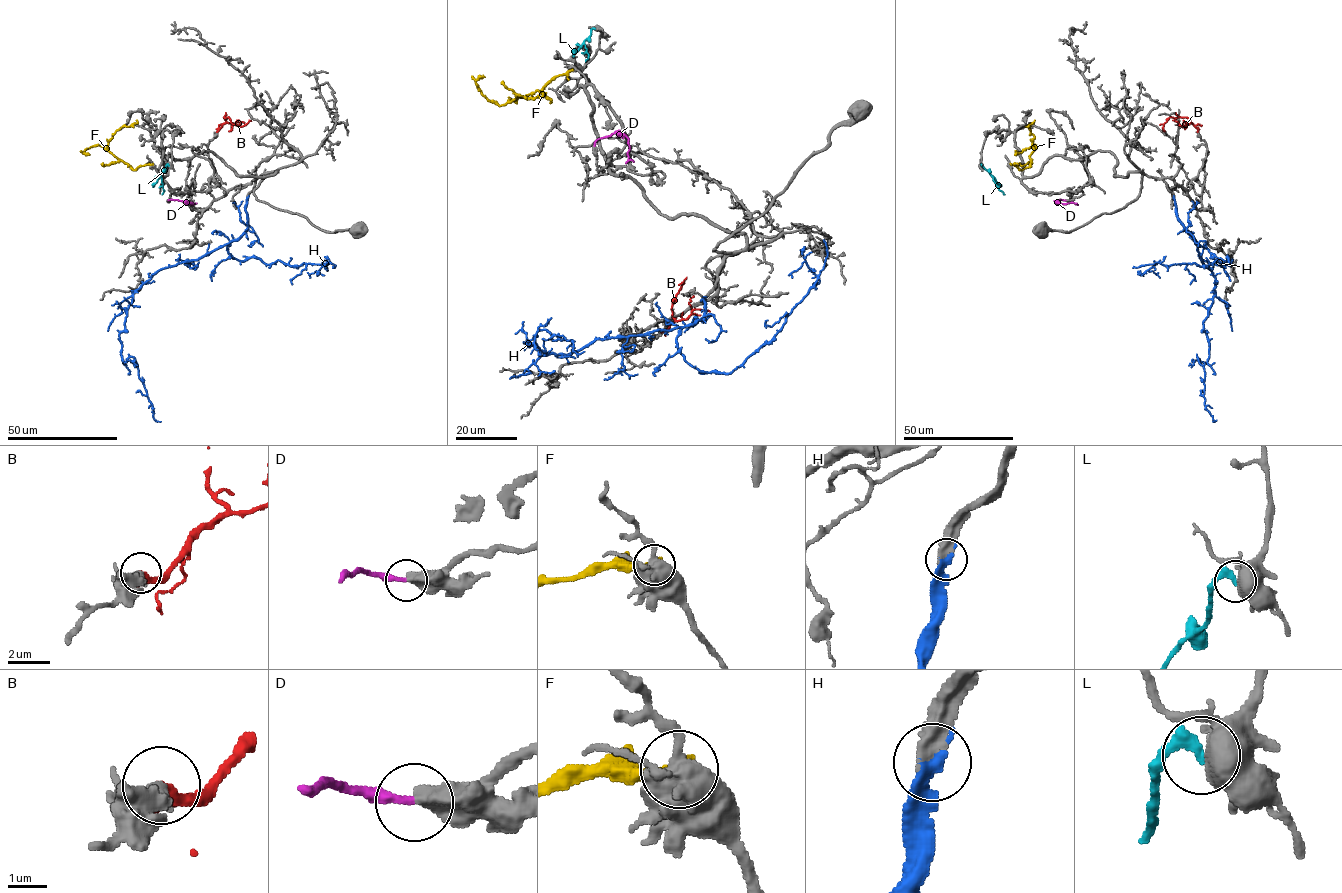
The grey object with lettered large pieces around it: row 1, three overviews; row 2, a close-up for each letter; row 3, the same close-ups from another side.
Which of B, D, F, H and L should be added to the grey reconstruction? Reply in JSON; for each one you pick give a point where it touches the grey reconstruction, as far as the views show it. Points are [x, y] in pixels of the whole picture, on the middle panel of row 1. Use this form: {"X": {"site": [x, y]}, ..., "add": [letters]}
{"B": {"site": [662, 330]}, "D": {"site": [594, 146]}, "H": {"site": [705, 297]}, "add": ["B", "D", "H"]}

